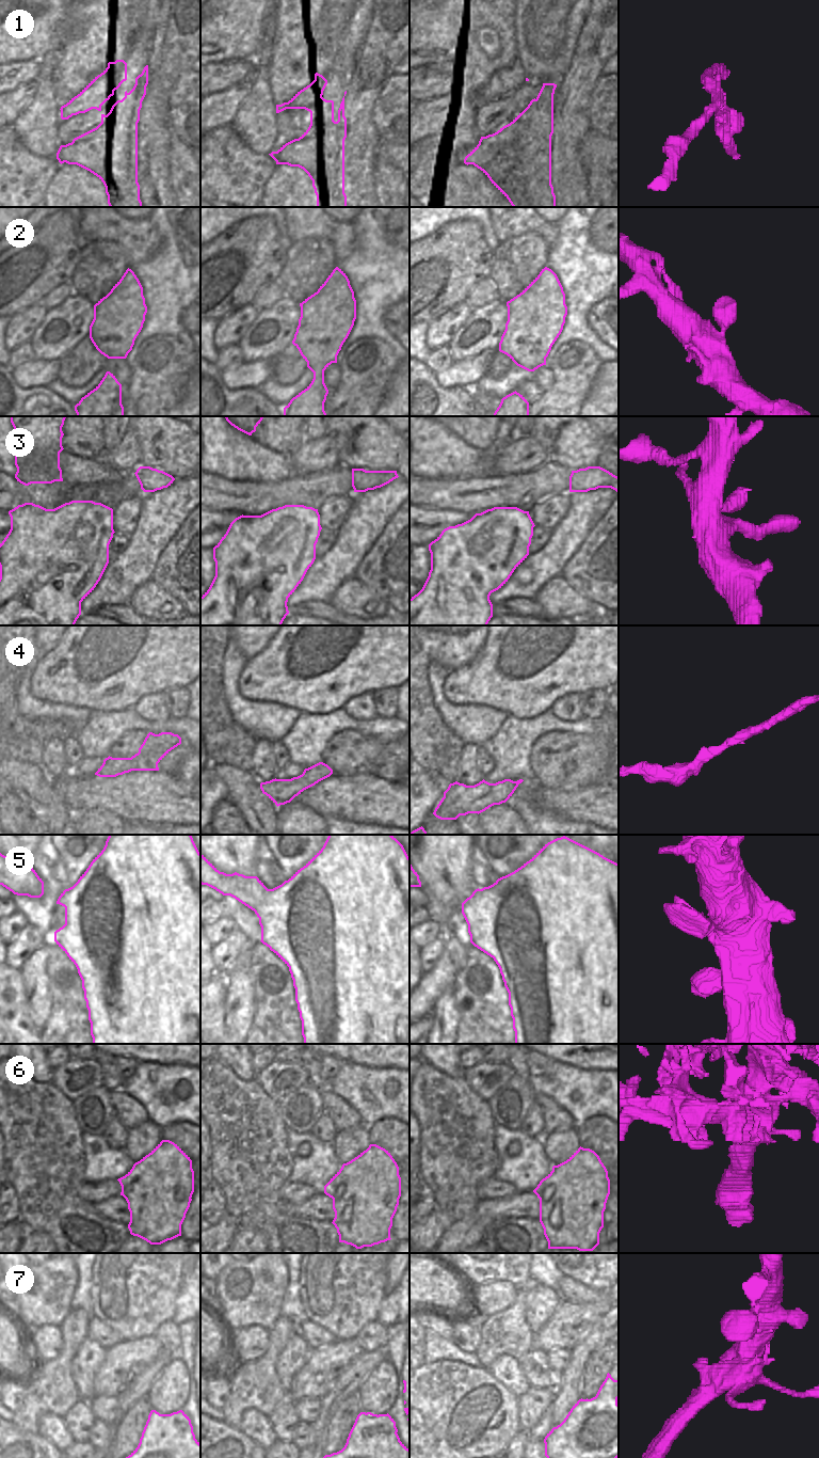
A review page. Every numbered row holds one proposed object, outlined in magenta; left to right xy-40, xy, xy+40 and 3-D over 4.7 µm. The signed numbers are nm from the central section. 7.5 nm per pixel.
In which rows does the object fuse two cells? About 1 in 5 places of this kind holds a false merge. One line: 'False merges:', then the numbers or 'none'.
False merges: 6

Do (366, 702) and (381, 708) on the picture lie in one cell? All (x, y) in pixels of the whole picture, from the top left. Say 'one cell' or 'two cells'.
two cells

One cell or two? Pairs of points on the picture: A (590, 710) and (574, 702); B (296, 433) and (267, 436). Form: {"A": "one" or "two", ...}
{"A": "two", "B": "one"}

